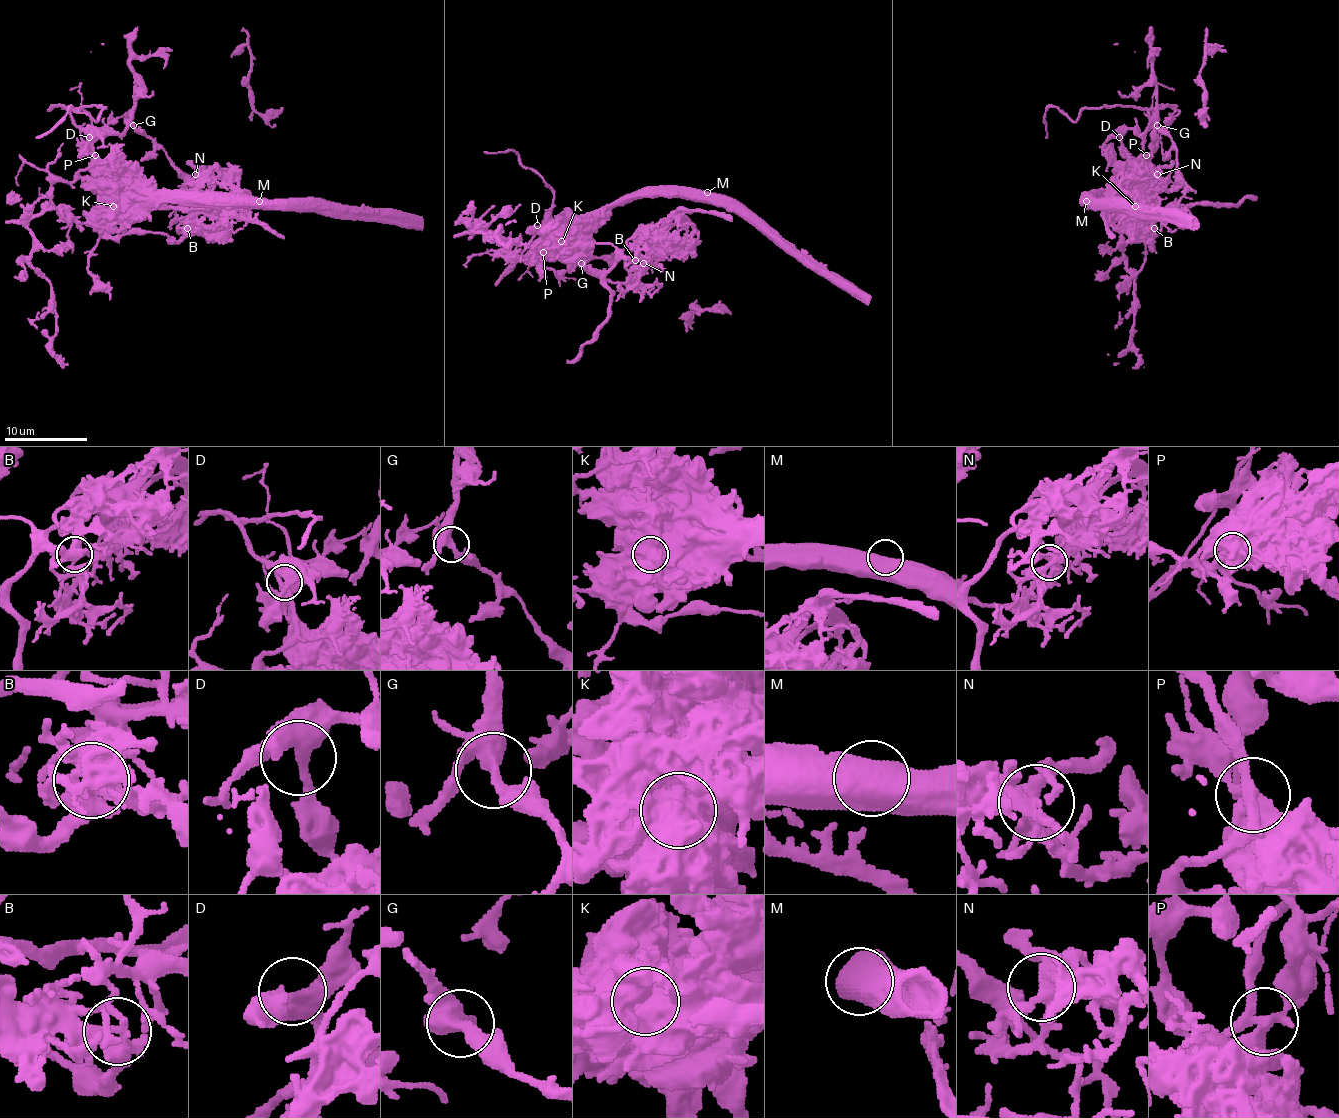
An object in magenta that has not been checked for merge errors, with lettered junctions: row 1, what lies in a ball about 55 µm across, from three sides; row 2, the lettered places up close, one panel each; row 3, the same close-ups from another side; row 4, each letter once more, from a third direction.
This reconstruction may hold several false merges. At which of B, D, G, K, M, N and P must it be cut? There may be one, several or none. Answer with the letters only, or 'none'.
B, K, P

